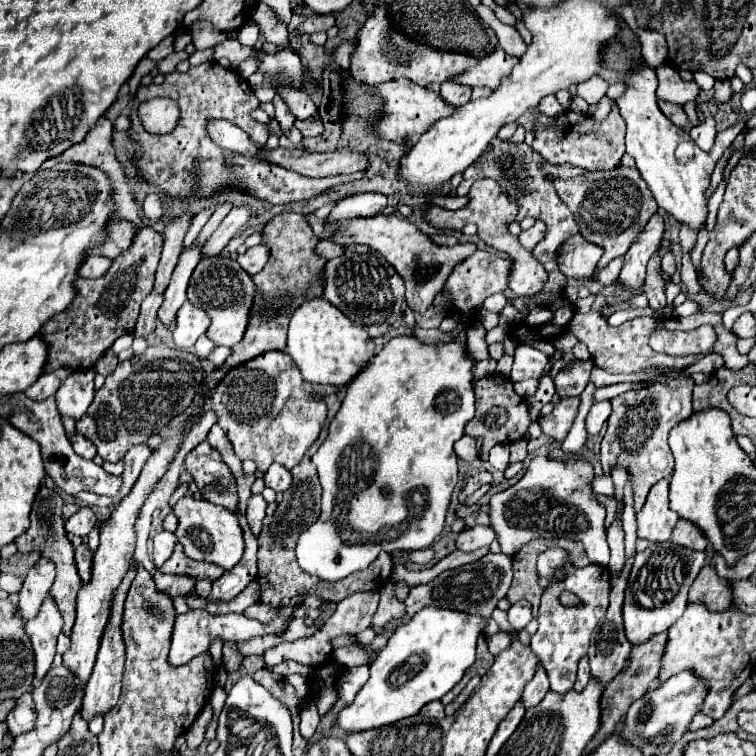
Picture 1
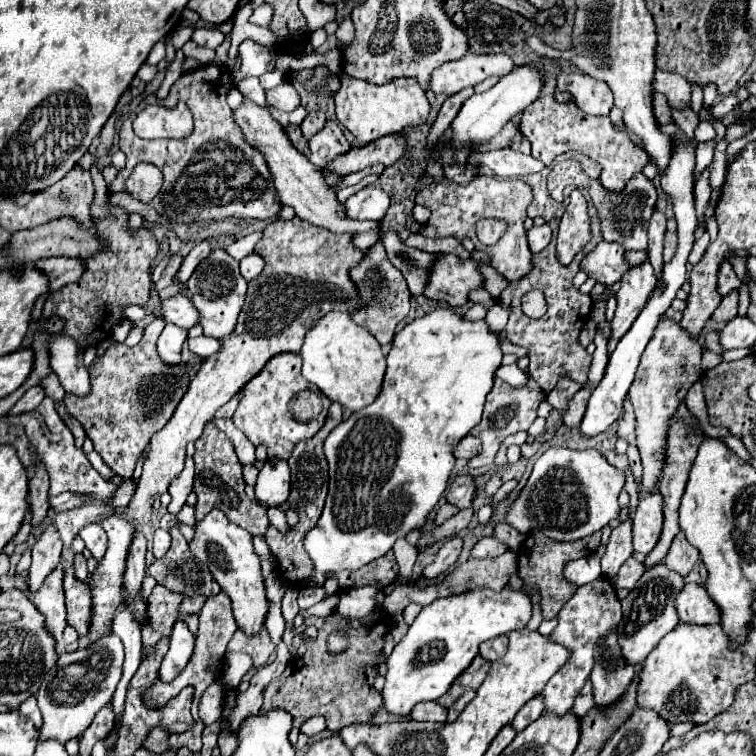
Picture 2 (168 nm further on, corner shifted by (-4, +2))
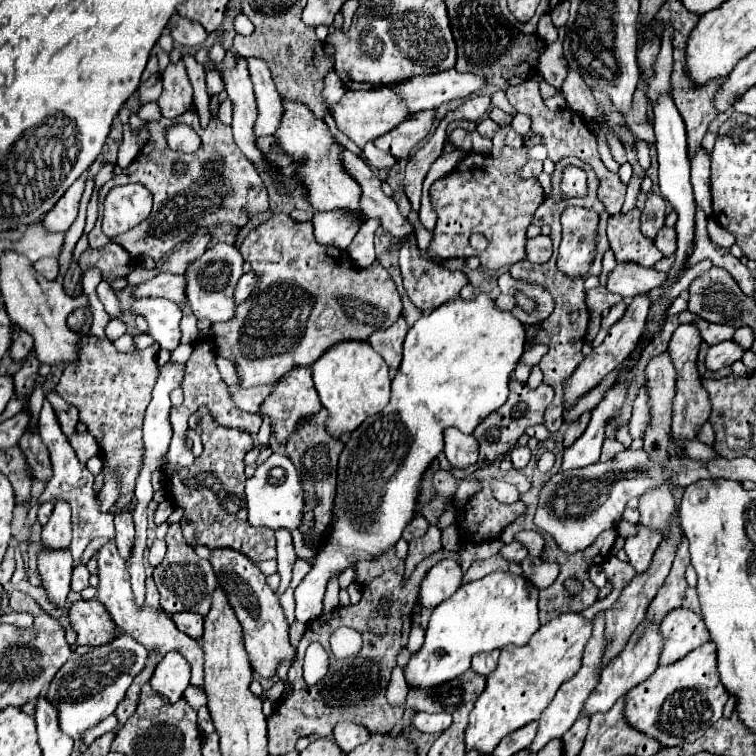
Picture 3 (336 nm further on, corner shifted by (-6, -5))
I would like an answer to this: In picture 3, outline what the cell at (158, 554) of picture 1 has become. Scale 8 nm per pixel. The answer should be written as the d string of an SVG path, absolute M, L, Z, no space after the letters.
M155 539L155 543L149 547L147 561L149 561L153 567L157 567L157 565L163 561L163 557L165 557L165 541Z

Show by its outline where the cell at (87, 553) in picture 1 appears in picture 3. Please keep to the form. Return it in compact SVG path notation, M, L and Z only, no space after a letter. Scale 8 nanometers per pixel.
M77 563L73 569L73 581L71 581L71 589L73 591L83 591L89 585L89 571L83 563Z

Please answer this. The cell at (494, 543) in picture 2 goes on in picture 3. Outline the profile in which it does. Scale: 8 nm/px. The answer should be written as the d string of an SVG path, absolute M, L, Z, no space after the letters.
M511 541L509 545L503 545L503 549L499 551L499 555L503 557L503 559L507 559L509 563L521 563L525 557L527 557L527 549L521 545L521 543L517 543L517 541Z

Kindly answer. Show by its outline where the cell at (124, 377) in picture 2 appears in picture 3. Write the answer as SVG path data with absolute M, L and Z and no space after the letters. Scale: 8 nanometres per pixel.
M83 335L79 363L75 367L65 367L55 389L59 397L79 409L79 421L87 425L99 445L105 473L101 489L103 507L113 507L121 495L135 491L135 479L139 475L143 453L141 425L145 409L151 401L151 387L155 385L157 351L159 343L153 343L143 351L119 353L109 339L97 341L91 335Z

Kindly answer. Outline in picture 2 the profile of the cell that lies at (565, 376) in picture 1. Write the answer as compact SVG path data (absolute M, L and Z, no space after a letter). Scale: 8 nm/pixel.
M587 388L579 390L579 392L573 396L573 400L569 402L569 408L567 408L565 416L563 416L565 428L579 428L579 424L581 424L581 420L583 420L583 414L585 414L585 408L587 408L589 396L591 396L591 390L587 390Z

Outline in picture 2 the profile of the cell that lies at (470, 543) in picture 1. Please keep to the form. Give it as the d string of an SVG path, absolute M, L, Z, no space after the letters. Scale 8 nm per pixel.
M459 536L449 538L449 540L441 546L441 550L437 552L433 564L429 564L429 566L423 570L423 576L425 576L427 580L433 580L433 578L441 576L443 572L447 572L447 570L457 562L459 552L461 552L461 546L463 546L463 540L461 540Z

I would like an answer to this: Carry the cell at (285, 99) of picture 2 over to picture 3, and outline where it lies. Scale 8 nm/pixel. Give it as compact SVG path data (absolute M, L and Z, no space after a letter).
M247 57L247 67L255 85L255 95L257 95L257 105L259 105L259 117L255 123L255 135L273 135L283 117L283 97L275 89L275 83L271 79L271 73L267 65L257 59L257 57Z

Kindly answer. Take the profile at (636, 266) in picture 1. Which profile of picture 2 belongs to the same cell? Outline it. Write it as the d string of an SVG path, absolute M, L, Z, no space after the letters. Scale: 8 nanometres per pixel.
M649 262L641 266L633 266L627 274L621 278L621 288L617 292L617 310L615 318L611 320L611 336L607 344L607 354L613 352L617 342L625 336L625 332L631 328L639 312L643 310L649 294L653 292L657 284L657 276L653 272L653 266Z

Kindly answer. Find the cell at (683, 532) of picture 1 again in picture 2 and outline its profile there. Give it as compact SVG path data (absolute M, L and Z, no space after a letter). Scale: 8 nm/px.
M679 532L679 536L673 540L667 556L665 556L665 566L673 568L673 572L681 572L681 576L687 576L691 568L697 564L699 552L693 548L687 540L685 534Z

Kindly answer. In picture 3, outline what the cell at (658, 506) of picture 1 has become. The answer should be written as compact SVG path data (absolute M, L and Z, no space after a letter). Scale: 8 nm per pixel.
M643 523L637 525L637 533L635 535L627 537L623 549L625 549L627 557L629 557L631 567L637 573L643 573L649 567L651 557L653 557L655 549L657 549L659 541L661 541L659 531L651 531L649 527L643 527Z

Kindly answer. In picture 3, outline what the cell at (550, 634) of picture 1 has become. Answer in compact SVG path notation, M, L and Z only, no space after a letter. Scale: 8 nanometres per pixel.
M599 611L599 613L593 617L593 633L591 633L591 639L589 639L587 645L585 645L583 659L581 659L581 669L579 669L579 673L577 673L573 679L569 679L567 683L563 683L563 687L559 687L555 699L549 703L549 707L547 707L547 709L543 711L543 715L539 717L539 729L537 729L535 741L529 745L531 751L539 751L547 741L557 739L557 737L563 737L563 733L575 723L575 719L577 719L579 713L583 711L583 705L585 705L587 697L591 695L591 691L593 691L593 689L597 687L597 683L599 683L599 673L601 673L601 667L603 667L605 651L607 651L605 611Z

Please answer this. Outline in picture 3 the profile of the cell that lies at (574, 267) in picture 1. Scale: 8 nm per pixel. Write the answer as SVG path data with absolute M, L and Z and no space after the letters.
M617 263L617 267L609 273L607 289L611 293L621 295L623 299L631 299L637 293L647 293L659 285L663 285L663 279L667 273L659 273L655 269L641 267L637 263Z

